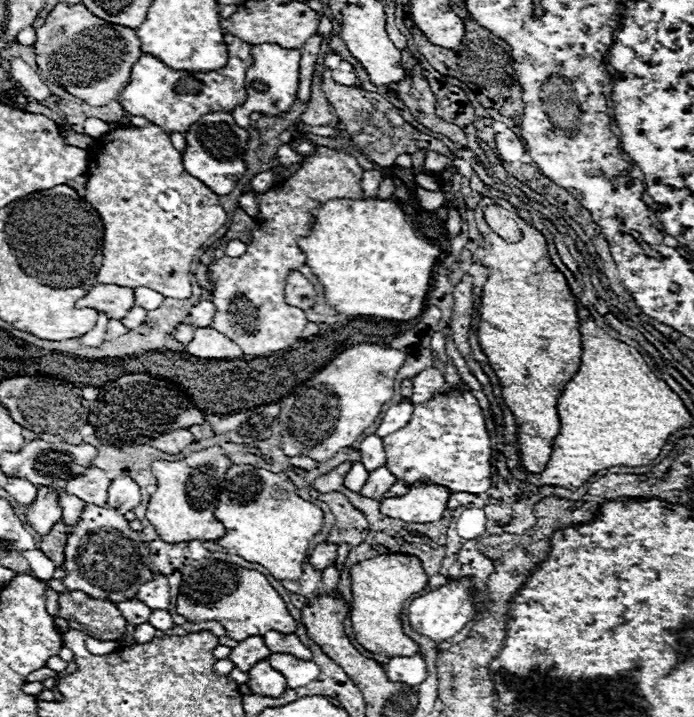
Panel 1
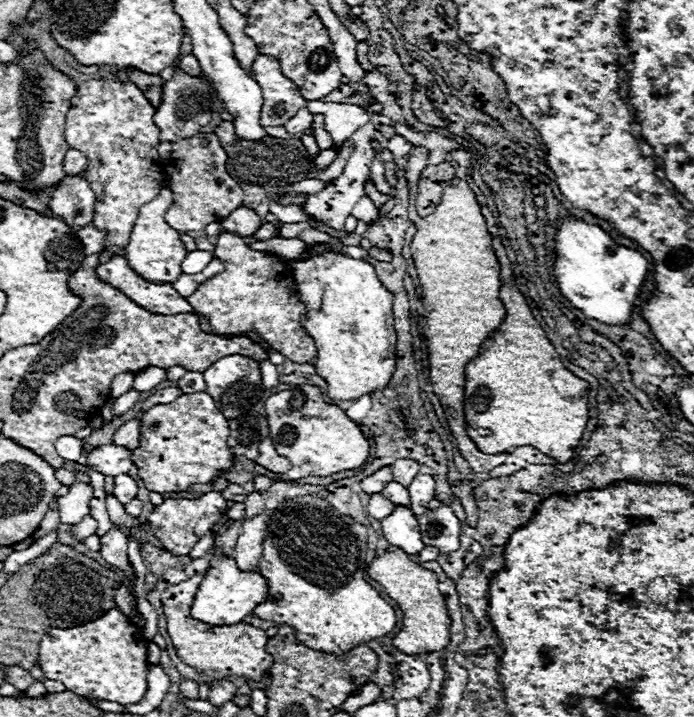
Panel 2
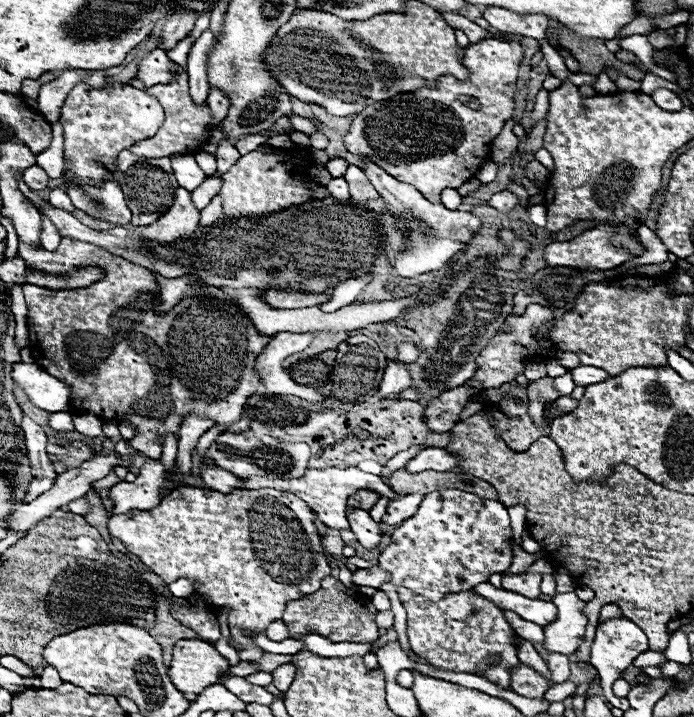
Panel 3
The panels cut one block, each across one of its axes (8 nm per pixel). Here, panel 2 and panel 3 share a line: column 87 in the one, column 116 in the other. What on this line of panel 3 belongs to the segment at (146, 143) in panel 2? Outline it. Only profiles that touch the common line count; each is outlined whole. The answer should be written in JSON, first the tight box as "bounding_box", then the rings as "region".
{"bounding_box":[60,82,164,182],"region":[[[82,82],[82,84],[76,84],[70,96],[66,98],[60,118],[64,118],[62,126],[64,126],[64,160],[66,160],[64,164],[66,172],[62,174],[62,178],[64,180],[92,178],[92,182],[104,182],[104,178],[116,178],[120,182],[118,178],[120,172],[116,170],[116,166],[112,166],[112,158],[116,158],[120,150],[132,146],[132,142],[138,142],[140,138],[150,138],[152,134],[156,134],[156,130],[160,128],[160,122],[164,120],[164,110],[156,100],[152,100],[152,96],[132,88],[130,84],[112,82],[102,90],[94,90]]]}

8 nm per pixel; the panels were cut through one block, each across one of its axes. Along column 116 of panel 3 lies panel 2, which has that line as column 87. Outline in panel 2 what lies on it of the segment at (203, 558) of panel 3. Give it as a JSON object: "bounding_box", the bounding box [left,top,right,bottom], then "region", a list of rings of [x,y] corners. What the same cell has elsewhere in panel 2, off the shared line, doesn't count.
{"bounding_box":[72,514,98,542],"region":[[[88,514],[82,518],[82,522],[78,522],[76,526],[72,526],[72,534],[76,536],[76,540],[84,542],[88,536],[96,534],[96,528],[98,528],[98,522]]]}

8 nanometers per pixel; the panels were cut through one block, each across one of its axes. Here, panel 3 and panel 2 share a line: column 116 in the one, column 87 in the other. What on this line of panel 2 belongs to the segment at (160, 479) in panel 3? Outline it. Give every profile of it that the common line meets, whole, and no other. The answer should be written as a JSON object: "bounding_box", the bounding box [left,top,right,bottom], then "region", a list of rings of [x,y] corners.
{"bounding_box":[58,482,93,524],"region":[[[75,482],[69,487],[66,496],[58,498],[60,508],[60,522],[62,524],[76,524],[86,514],[90,514],[90,500],[92,500],[93,488],[90,484]]]}

